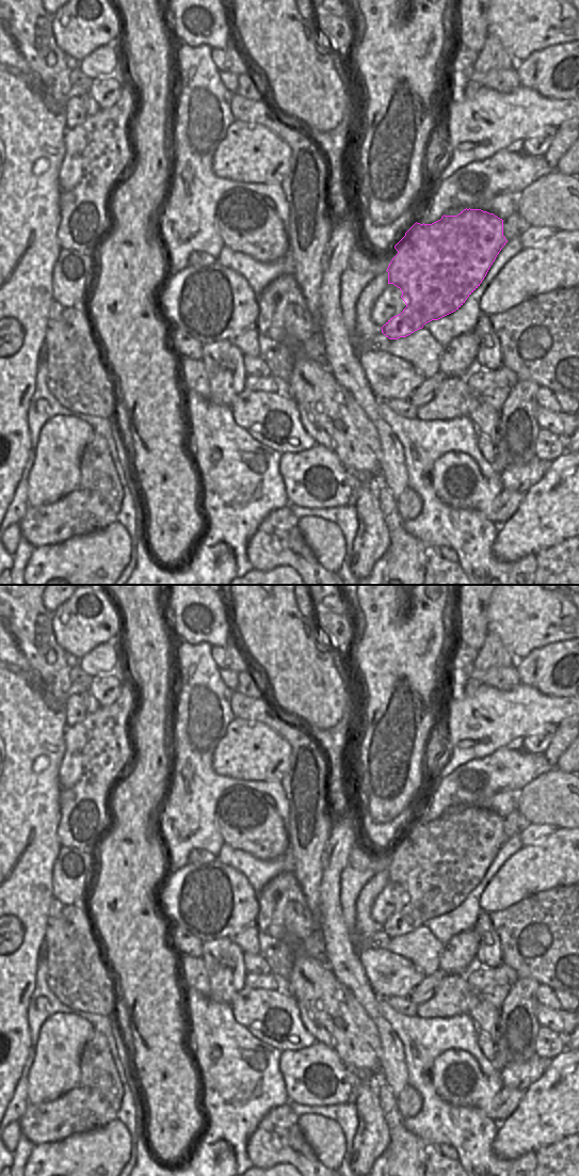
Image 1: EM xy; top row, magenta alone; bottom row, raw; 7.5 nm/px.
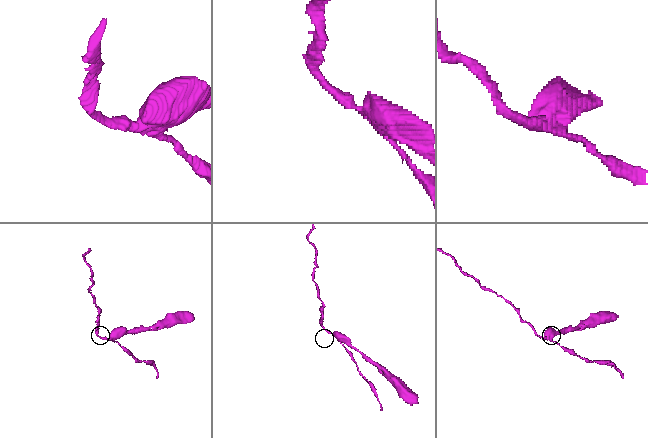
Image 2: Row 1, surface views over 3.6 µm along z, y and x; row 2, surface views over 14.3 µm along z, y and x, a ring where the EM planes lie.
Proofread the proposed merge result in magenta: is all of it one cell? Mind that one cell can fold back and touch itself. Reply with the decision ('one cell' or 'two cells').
two cells

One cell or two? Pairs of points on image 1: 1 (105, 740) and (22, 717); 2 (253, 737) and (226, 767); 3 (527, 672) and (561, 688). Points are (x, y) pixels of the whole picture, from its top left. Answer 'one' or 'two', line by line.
1: two
2: one
3: one

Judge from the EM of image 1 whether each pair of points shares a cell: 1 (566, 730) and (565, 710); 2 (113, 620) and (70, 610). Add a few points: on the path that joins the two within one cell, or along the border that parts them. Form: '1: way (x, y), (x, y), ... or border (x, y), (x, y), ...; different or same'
1: border (567, 718), (557, 726); different
2: way (102, 620), (81, 618); same

